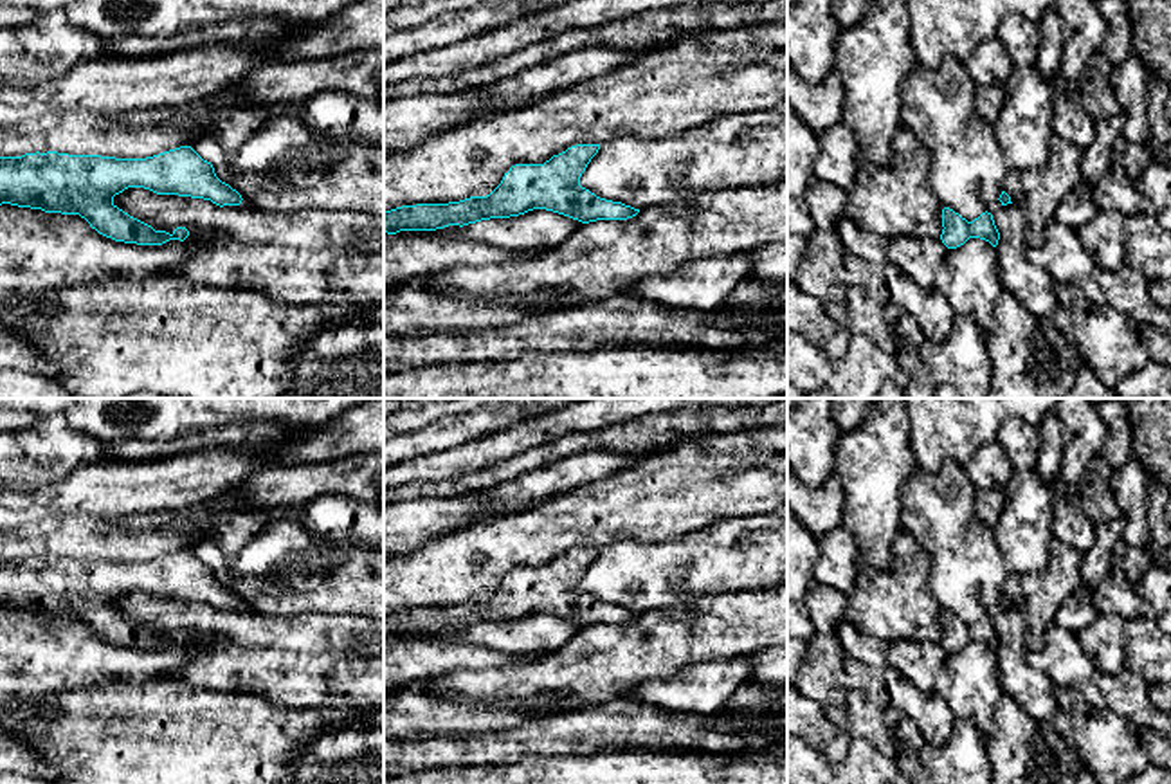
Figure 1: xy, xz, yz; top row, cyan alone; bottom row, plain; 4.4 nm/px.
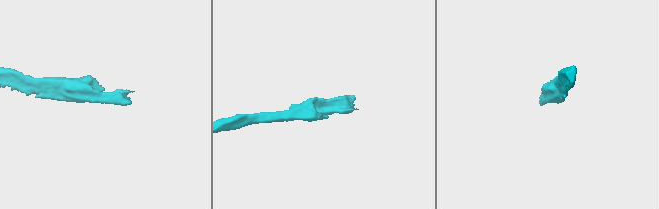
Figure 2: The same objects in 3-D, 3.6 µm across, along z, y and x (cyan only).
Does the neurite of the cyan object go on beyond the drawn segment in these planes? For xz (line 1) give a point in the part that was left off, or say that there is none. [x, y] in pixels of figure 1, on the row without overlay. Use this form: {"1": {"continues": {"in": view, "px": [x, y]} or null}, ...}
{"1": {"continues": null}}

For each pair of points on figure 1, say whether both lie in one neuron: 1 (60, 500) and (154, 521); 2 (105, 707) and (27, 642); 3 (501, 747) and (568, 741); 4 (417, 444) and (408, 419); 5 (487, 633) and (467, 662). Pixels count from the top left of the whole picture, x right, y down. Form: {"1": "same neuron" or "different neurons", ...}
{"1": "different neurons", "2": "different neurons", "3": "same neuron", "4": "different neurons", "5": "different neurons"}

